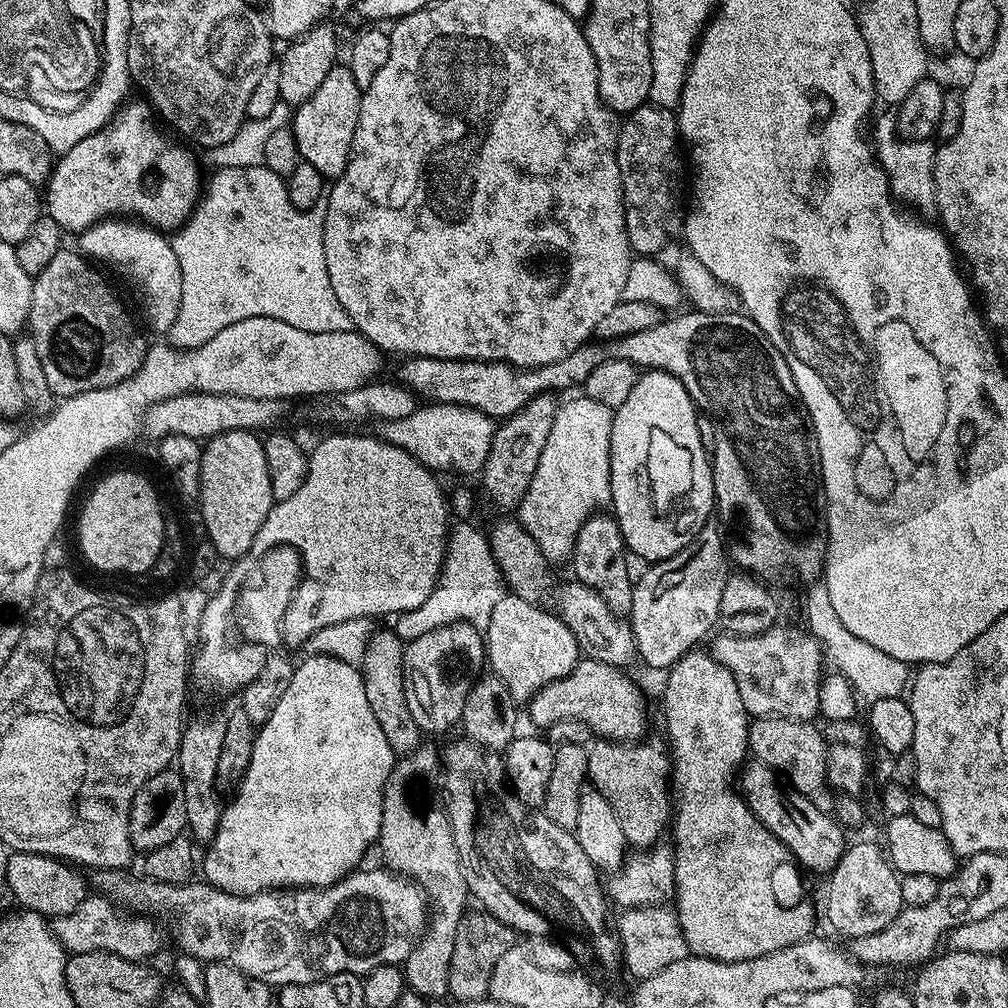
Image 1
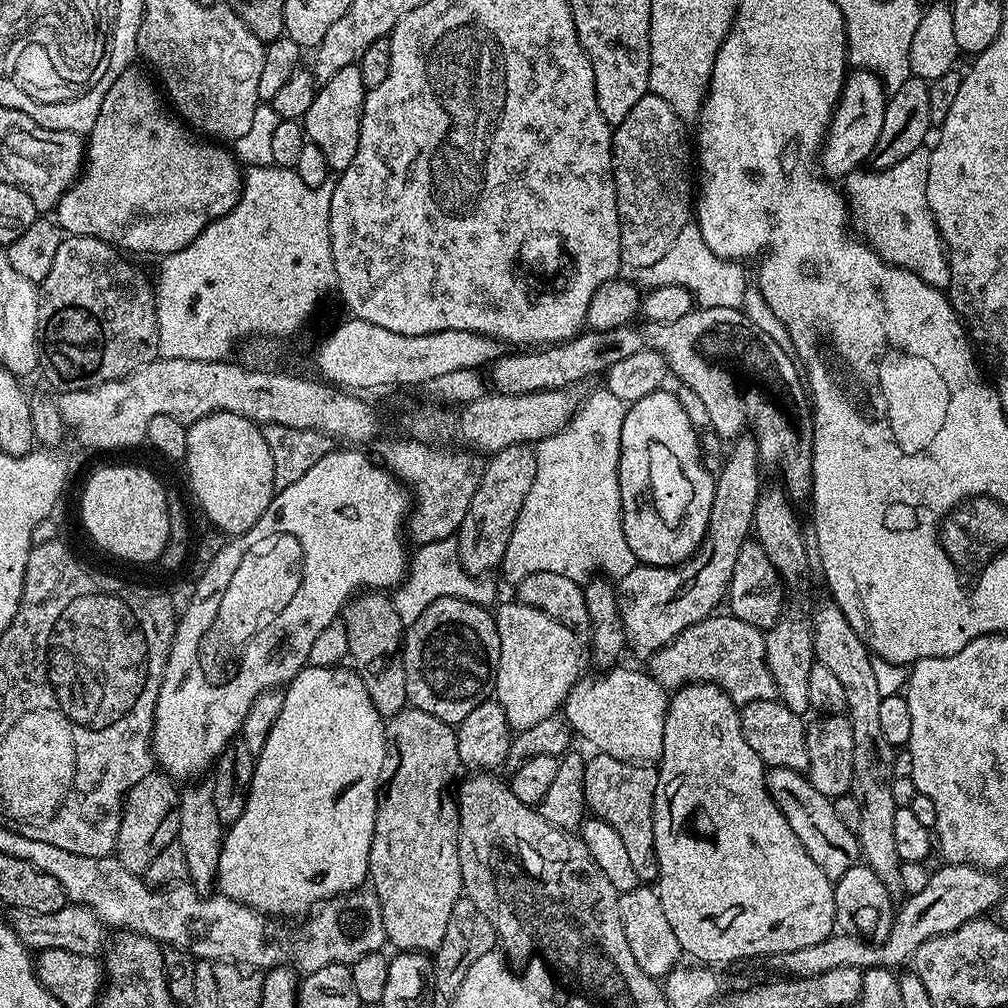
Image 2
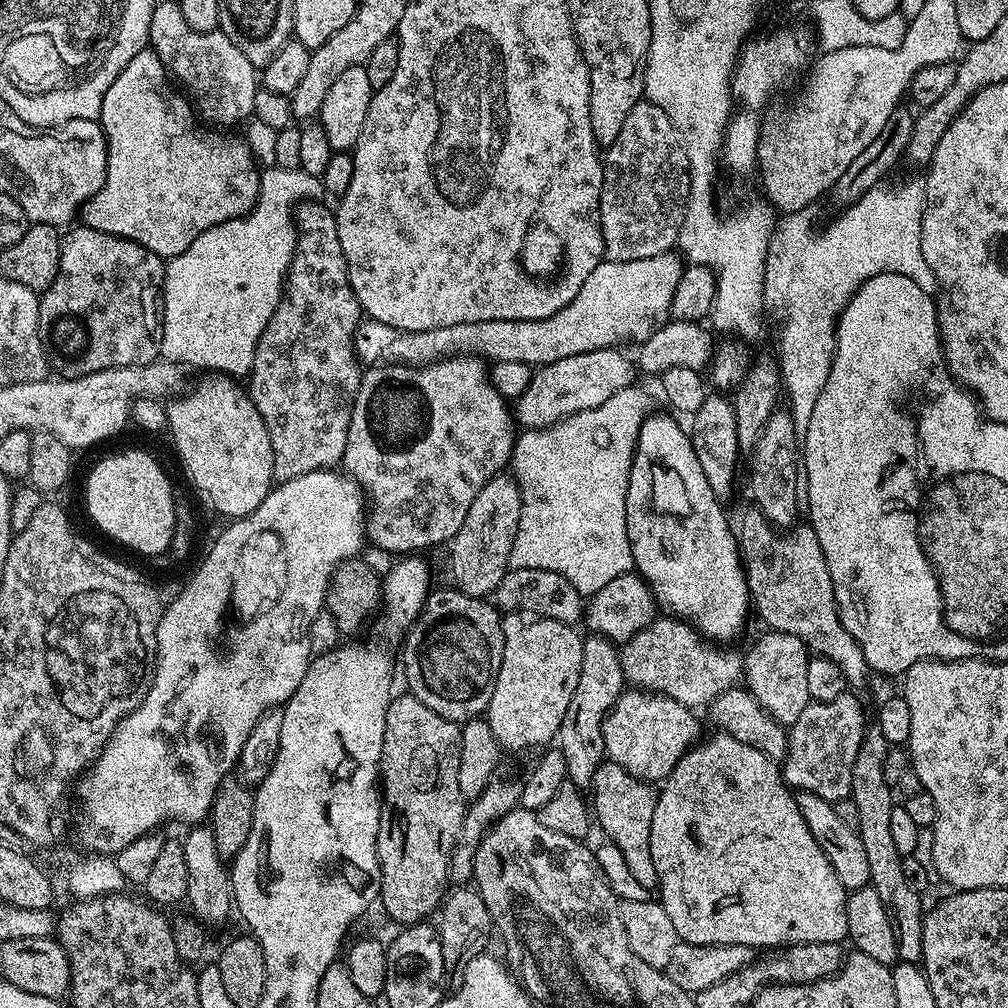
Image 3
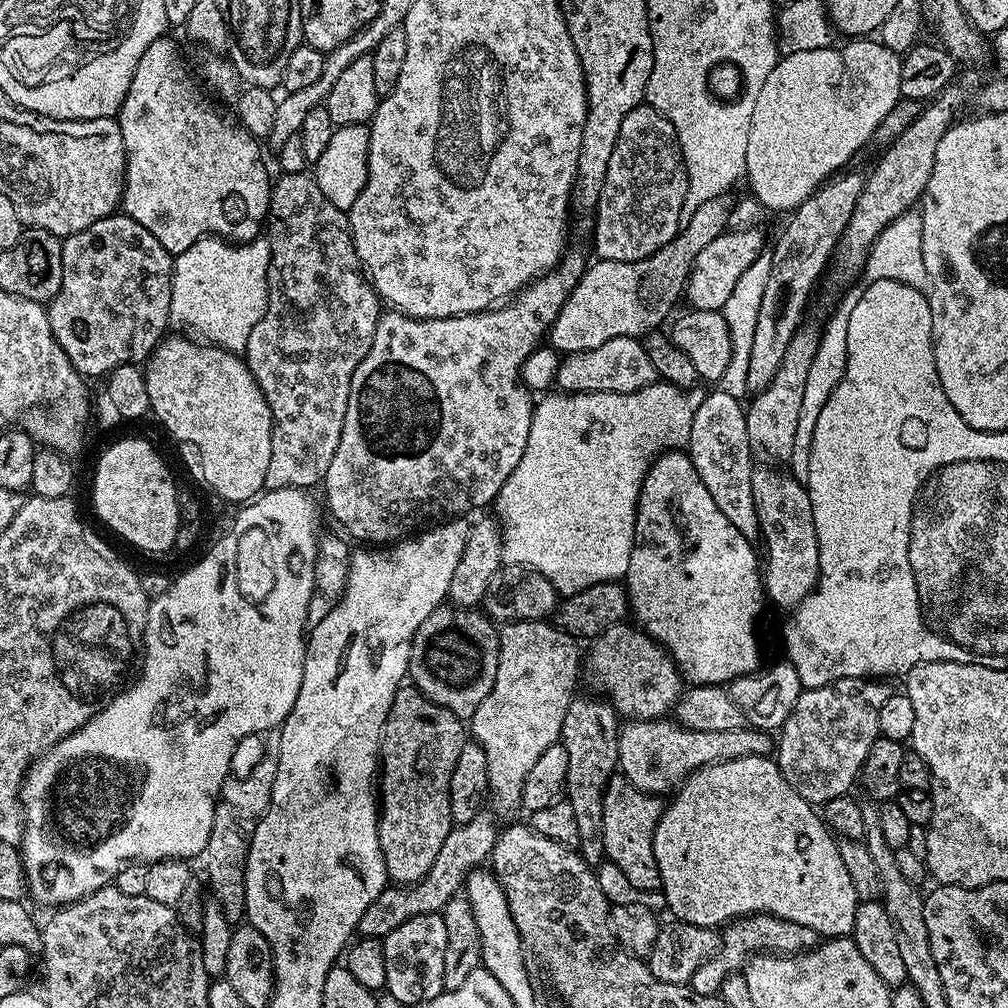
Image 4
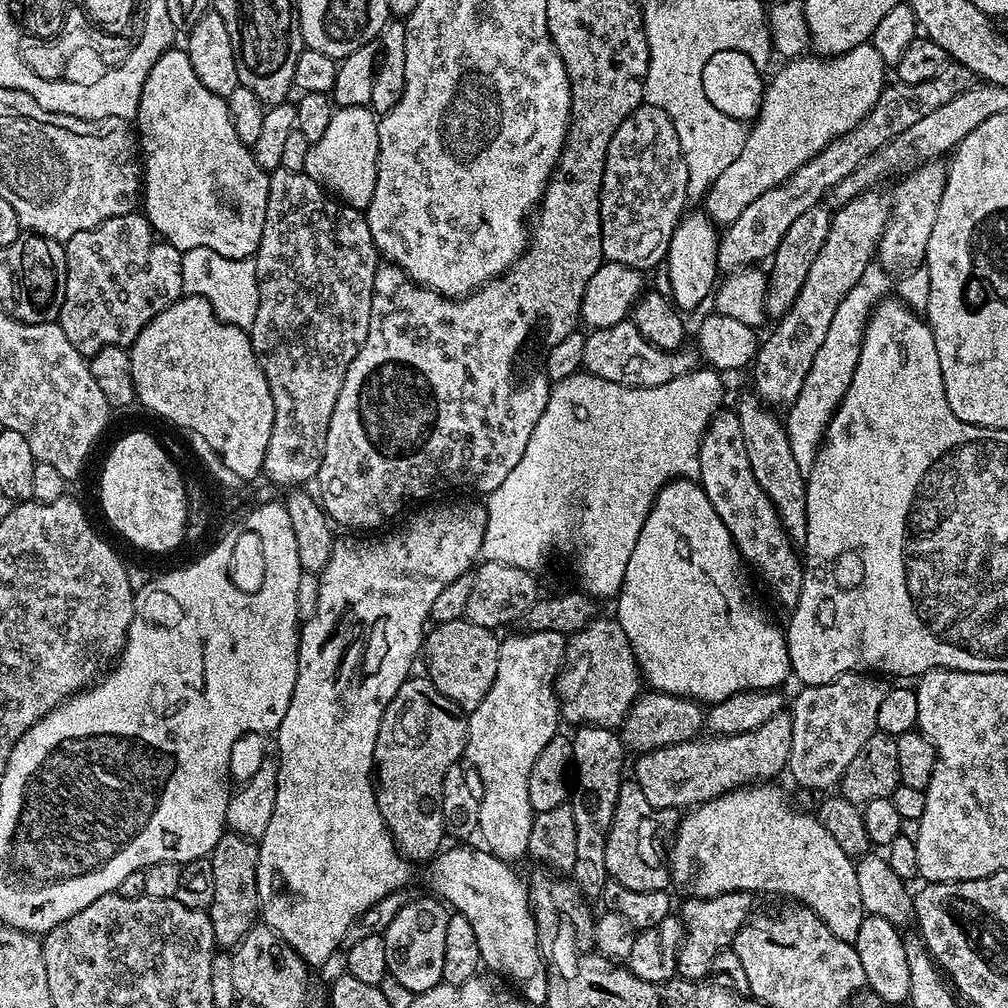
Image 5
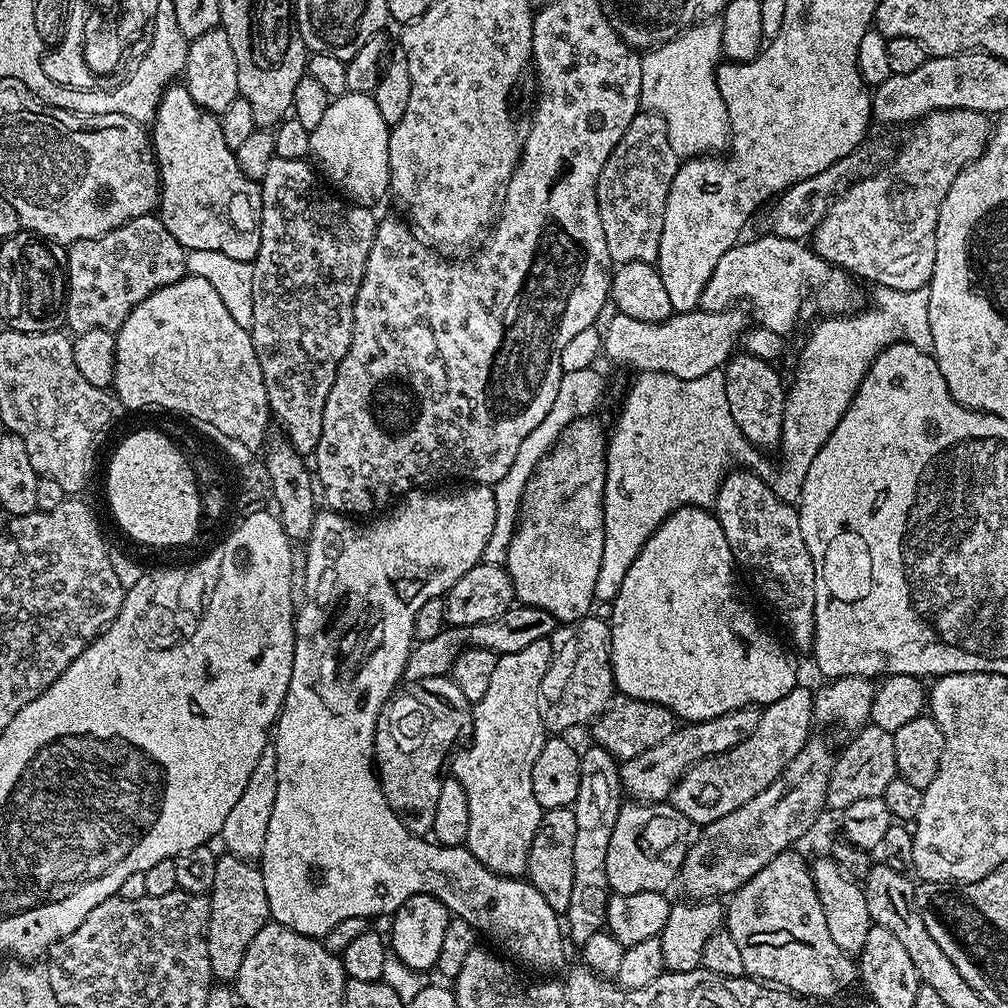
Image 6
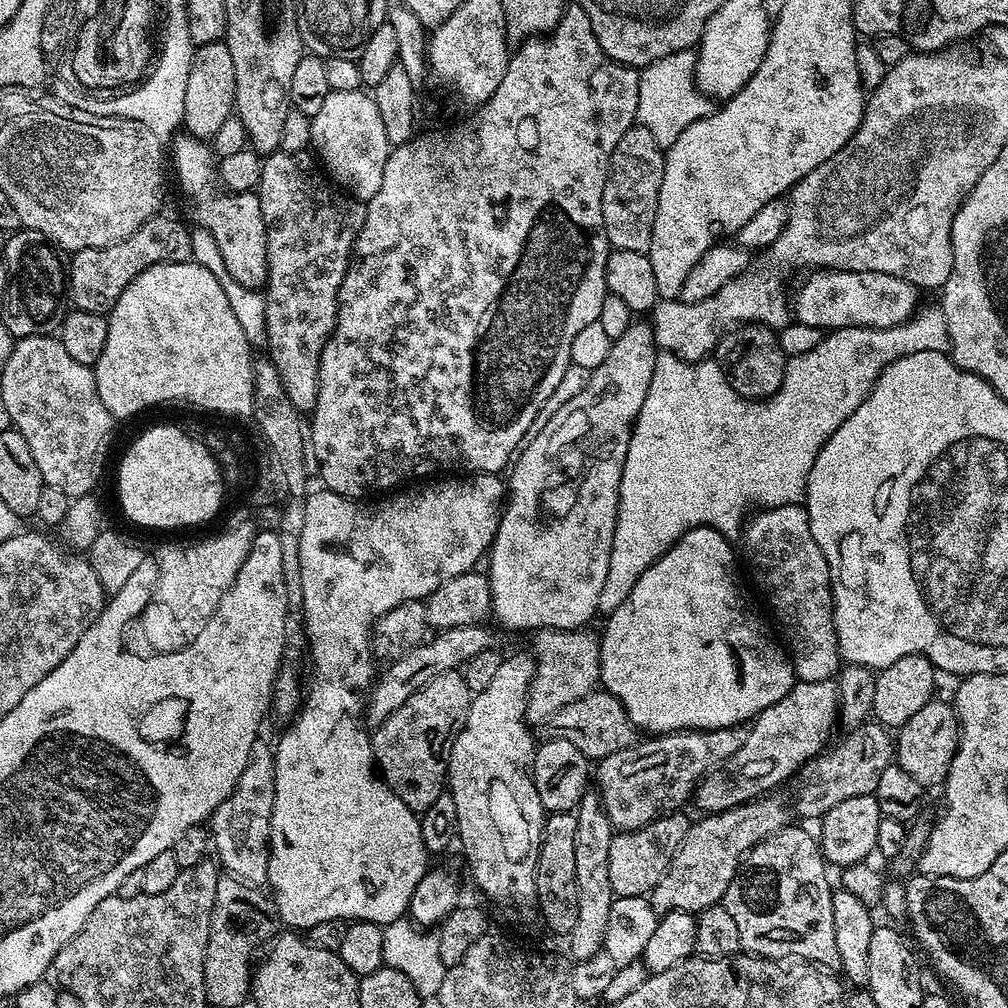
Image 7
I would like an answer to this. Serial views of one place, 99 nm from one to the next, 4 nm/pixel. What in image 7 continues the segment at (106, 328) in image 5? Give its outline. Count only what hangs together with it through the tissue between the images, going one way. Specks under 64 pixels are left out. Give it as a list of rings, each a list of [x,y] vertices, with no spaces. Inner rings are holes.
[[[157,214],[142,222],[142,226],[138,226],[138,230],[122,242],[71,253],[66,268],[66,292],[79,311],[107,313],[116,305],[116,299],[124,293],[128,283],[138,278],[140,272],[155,264],[183,264],[192,260],[189,229],[184,229],[178,221],[164,215]]]

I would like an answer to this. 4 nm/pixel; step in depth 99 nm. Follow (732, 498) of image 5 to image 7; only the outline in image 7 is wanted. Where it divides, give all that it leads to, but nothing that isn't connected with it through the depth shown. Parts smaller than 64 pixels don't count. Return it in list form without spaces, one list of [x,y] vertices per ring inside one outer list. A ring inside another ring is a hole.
[[[777,504],[775,508],[764,508],[752,521],[742,528],[744,550],[753,568],[762,574],[762,582],[770,586],[770,604],[776,620],[784,629],[784,636],[791,646],[790,659],[799,681],[820,682],[837,675],[841,665],[838,638],[832,617],[832,589],[828,578],[828,563],[822,550],[814,542],[808,525],[808,513],[800,504]]]

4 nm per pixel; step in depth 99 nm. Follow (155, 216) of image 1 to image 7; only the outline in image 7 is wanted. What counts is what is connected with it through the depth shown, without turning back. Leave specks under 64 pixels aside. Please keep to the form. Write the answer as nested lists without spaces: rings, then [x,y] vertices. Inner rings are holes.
[[[177,134],[170,141],[170,168],[176,171],[180,192],[188,199],[188,212],[199,227],[205,228],[222,250],[226,270],[240,284],[260,290],[268,278],[266,258],[266,226],[260,209],[260,198],[255,191],[229,192],[218,186],[217,157],[205,141],[196,136]]]

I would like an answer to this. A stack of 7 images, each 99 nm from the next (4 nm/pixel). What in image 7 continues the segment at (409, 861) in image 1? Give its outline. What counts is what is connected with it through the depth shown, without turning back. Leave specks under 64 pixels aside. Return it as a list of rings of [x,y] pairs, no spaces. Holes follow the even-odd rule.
[[[459,671],[447,672],[430,681],[419,694],[406,698],[404,705],[383,724],[375,725],[371,733],[373,761],[384,783],[406,802],[412,812],[423,814],[439,796],[445,795],[450,746],[452,739],[464,728],[473,695]]]

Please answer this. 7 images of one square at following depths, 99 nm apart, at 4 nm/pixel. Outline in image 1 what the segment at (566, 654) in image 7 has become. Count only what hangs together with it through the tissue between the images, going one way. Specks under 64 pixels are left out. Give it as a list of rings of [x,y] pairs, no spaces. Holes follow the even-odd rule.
[[[773,626],[766,632],[756,636],[733,636],[720,634],[710,647],[710,654],[730,674],[734,674],[734,682],[738,682],[738,694],[742,694],[742,706],[746,706],[749,717],[781,716],[791,720],[813,719],[820,711],[820,686],[826,672],[824,652],[819,641],[807,630],[794,632],[781,626]]]

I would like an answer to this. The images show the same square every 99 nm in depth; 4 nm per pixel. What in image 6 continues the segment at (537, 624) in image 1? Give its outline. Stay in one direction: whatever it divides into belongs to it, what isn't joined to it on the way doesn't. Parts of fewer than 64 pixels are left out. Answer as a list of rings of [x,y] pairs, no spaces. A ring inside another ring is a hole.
[[[551,639],[533,642],[522,650],[514,650],[514,654],[497,656],[490,687],[480,700],[475,701],[472,709],[472,741],[468,748],[461,747],[450,760],[451,775],[460,783],[462,790],[466,790],[466,806],[470,808],[470,830],[466,830],[464,844],[473,860],[482,862],[482,866],[499,876],[520,878],[527,873],[530,842],[534,842],[542,815],[538,798],[534,798],[532,771],[546,739],[540,687],[551,657]]]

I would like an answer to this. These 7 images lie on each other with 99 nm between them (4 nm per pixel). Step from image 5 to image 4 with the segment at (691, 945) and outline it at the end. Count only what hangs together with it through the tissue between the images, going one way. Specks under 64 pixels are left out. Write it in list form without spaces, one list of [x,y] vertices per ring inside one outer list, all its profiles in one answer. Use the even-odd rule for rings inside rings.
[[[741,916],[739,920],[733,920],[722,932],[722,943],[719,952],[711,956],[698,970],[694,970],[694,978],[691,982],[692,989],[697,996],[716,996],[719,993],[722,982],[731,972],[738,972],[744,965],[757,954],[779,954],[782,956],[794,956],[811,952],[822,937],[810,926],[798,926],[798,922],[783,920],[777,916]]]

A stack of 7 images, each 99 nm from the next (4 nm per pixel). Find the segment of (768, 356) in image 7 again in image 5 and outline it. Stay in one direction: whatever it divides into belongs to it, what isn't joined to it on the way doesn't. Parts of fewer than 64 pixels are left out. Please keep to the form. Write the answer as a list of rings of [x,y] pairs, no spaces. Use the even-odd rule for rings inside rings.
[[[741,395],[740,405],[734,408],[742,438],[746,446],[746,458],[750,458],[750,470],[754,470],[754,478],[758,486],[770,498],[770,502],[780,515],[788,537],[794,542],[803,542],[806,538],[806,474],[798,466],[794,458],[794,450],[790,450],[788,429],[775,411],[766,407],[755,395]]]

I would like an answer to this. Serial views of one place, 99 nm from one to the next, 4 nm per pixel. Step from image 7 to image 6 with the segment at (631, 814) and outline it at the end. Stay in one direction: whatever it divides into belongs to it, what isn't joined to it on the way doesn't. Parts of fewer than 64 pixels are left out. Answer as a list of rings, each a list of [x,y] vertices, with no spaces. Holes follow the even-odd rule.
[[[753,706],[751,708],[739,708],[730,710],[726,714],[718,714],[718,718],[709,720],[693,720],[678,726],[666,742],[658,742],[658,746],[650,746],[638,758],[630,758],[620,764],[620,783],[625,797],[642,804],[659,804],[671,797],[674,786],[681,777],[697,762],[708,756],[717,756],[723,752],[730,751],[738,742],[748,740],[750,734],[758,727],[761,709]]]

